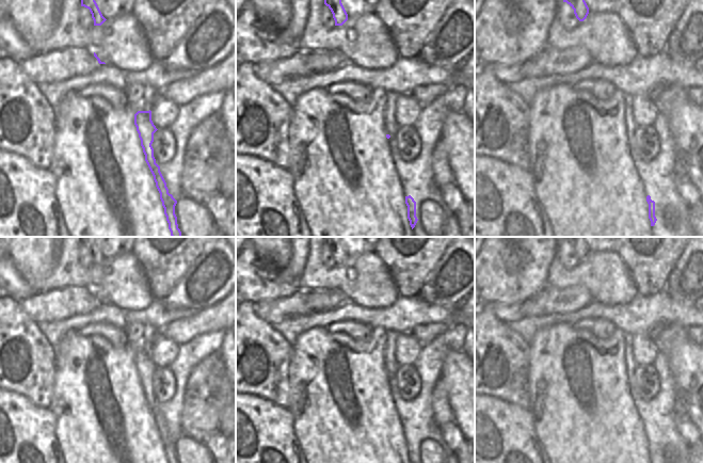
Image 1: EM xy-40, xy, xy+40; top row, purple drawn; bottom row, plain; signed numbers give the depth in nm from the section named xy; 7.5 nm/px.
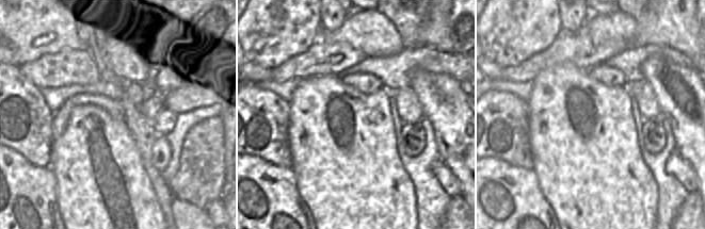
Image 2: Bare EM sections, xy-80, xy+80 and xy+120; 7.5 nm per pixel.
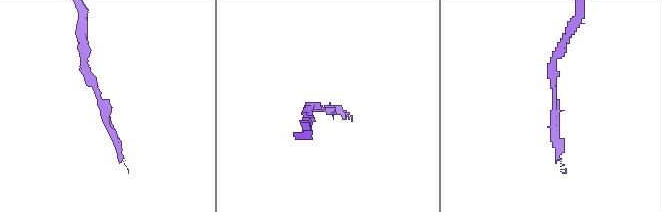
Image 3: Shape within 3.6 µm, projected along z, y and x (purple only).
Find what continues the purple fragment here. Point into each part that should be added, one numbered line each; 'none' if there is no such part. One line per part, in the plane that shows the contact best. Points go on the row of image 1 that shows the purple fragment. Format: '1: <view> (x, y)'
none

